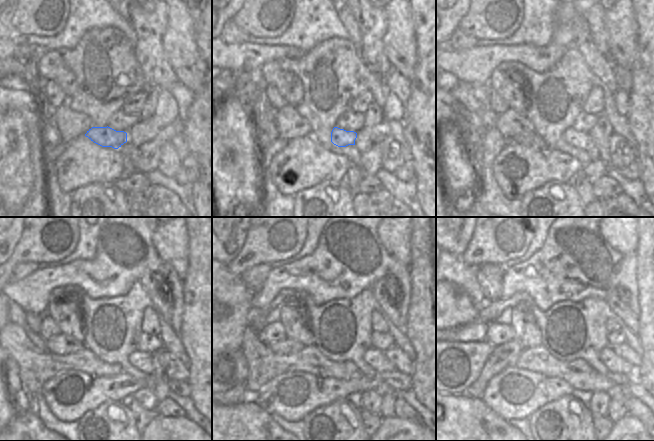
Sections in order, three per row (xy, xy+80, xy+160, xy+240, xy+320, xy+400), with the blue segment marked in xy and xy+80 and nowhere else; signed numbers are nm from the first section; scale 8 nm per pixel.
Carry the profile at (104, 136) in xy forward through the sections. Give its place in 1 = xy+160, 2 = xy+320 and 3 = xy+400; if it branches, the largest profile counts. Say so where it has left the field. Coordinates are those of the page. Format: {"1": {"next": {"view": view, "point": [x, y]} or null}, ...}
{"1": {"next": {"view": "xy+160", "point": [579, 139]}}, "2": {"next": {"view": "xy+320", "point": [376, 358]}}, "3": {"next": {"view": "xy+400", "point": [615, 364]}}}

